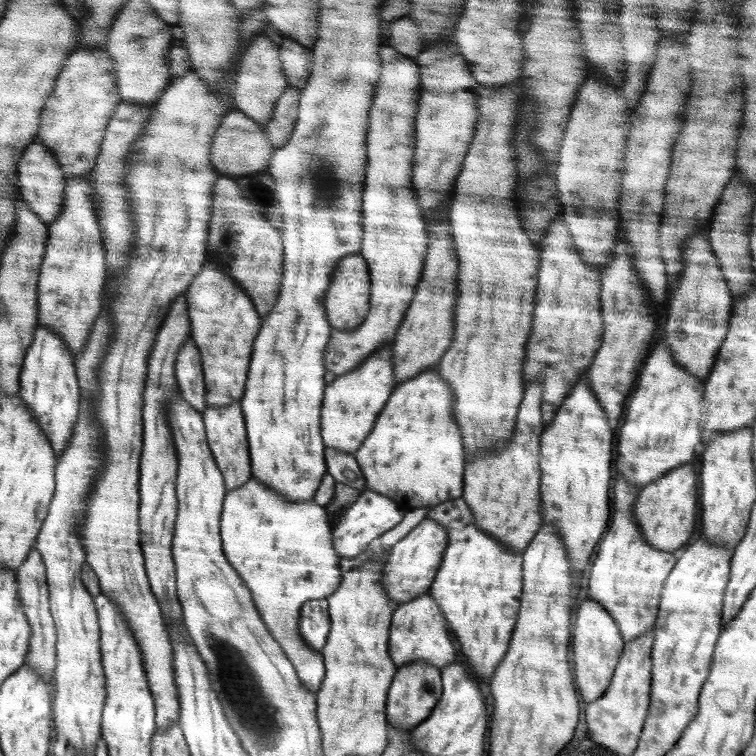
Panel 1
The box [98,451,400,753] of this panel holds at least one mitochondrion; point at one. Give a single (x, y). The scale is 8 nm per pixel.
(253, 711)

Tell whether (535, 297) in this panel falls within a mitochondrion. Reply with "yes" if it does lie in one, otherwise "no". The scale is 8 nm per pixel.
no

